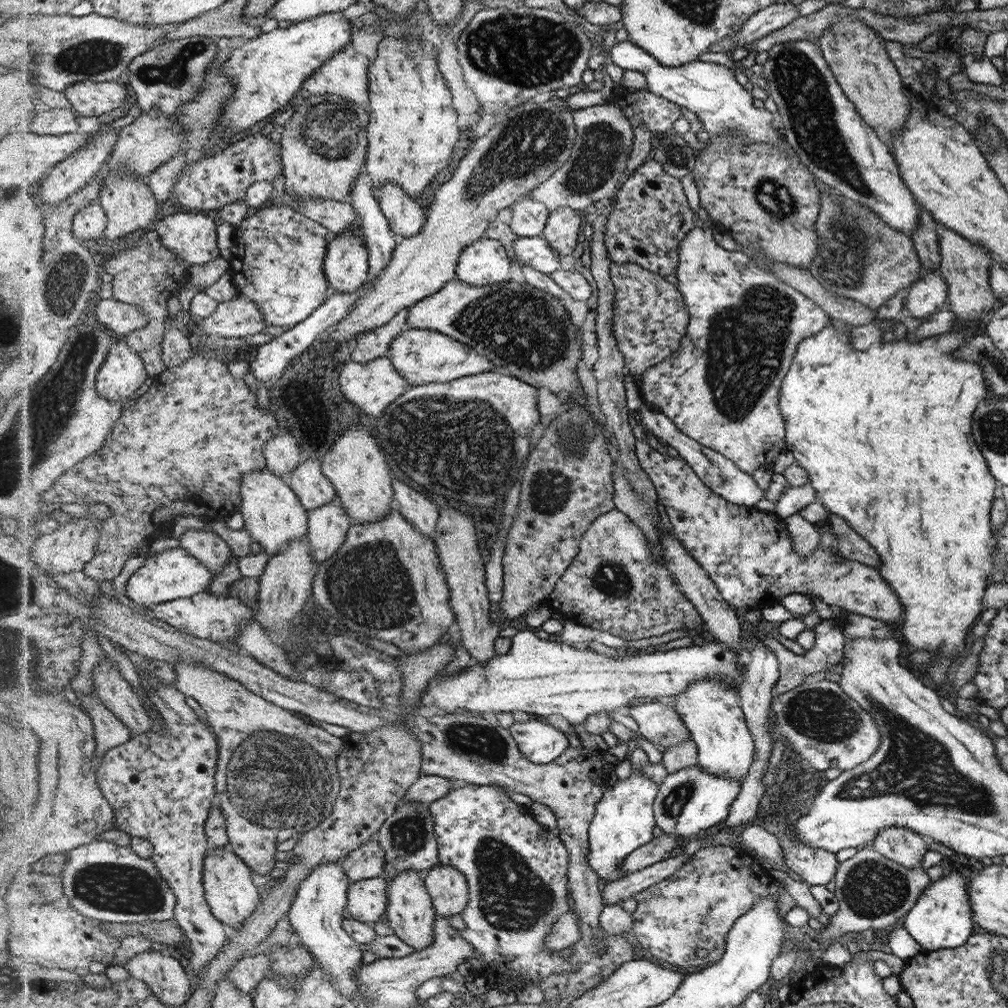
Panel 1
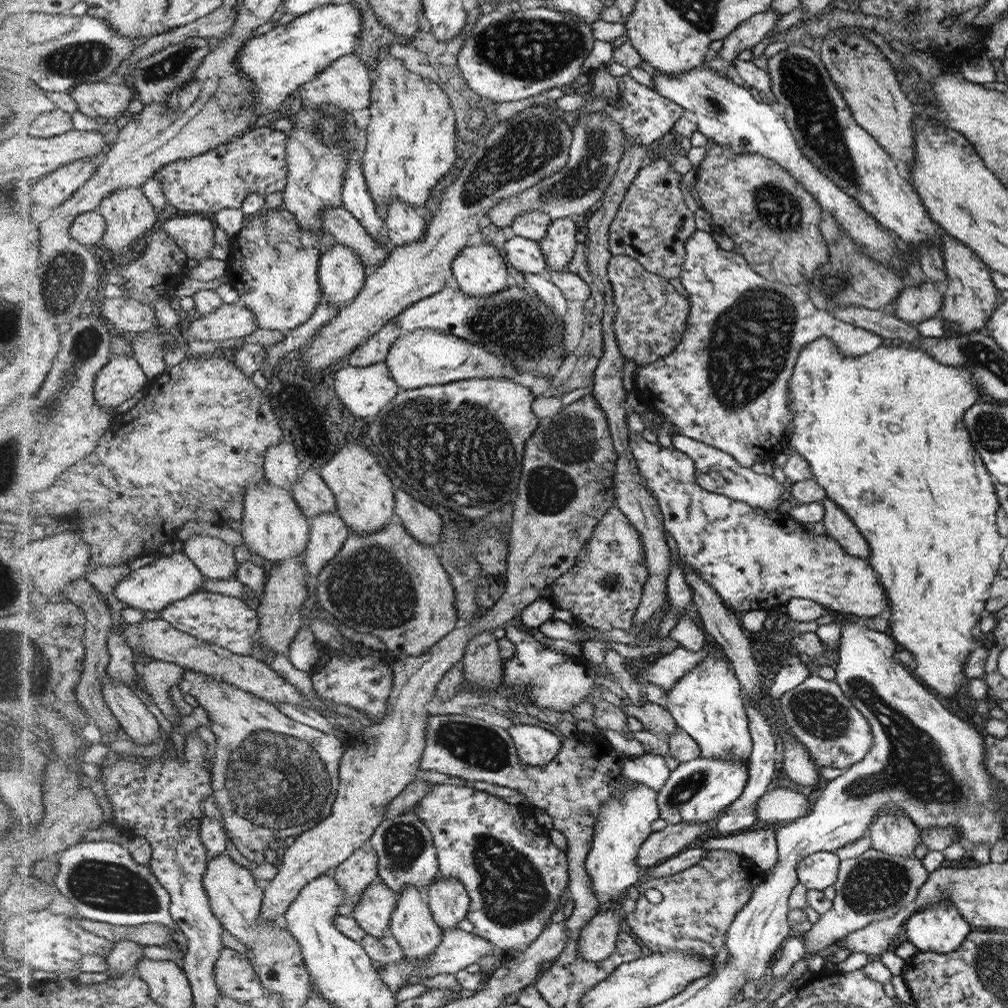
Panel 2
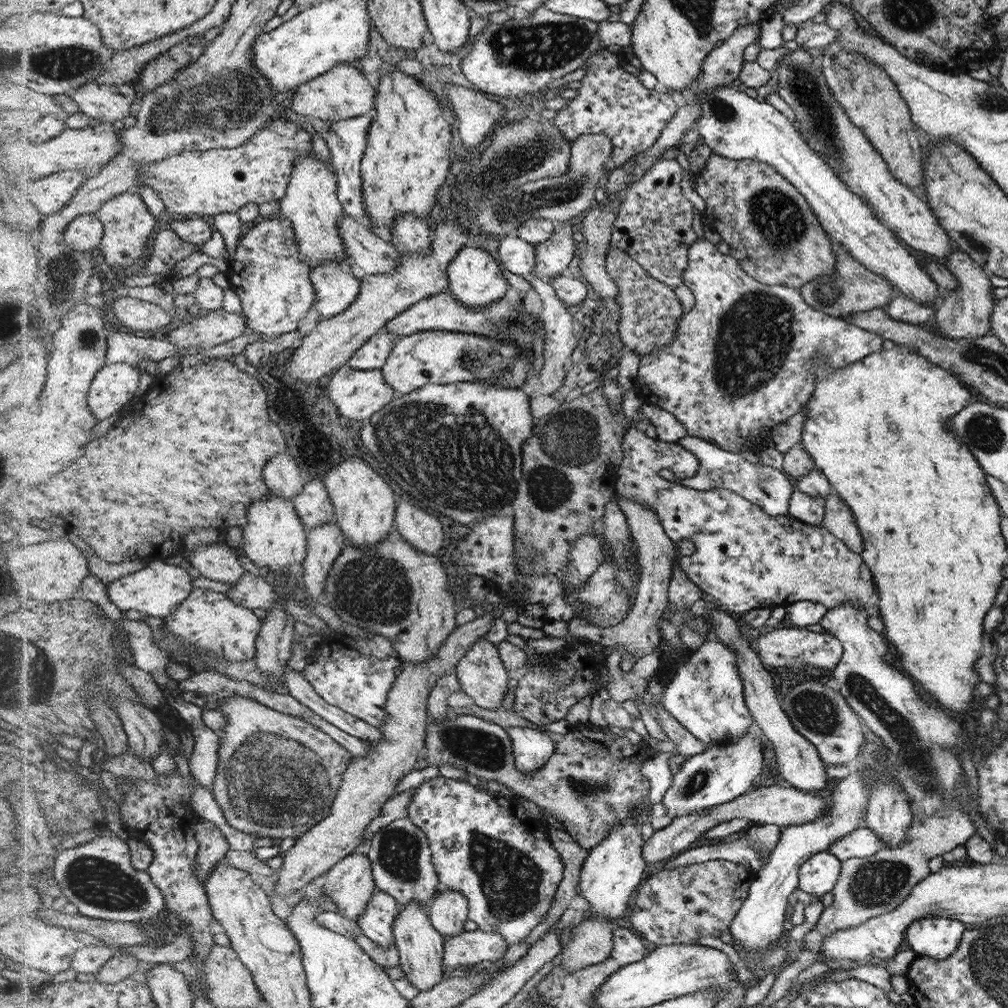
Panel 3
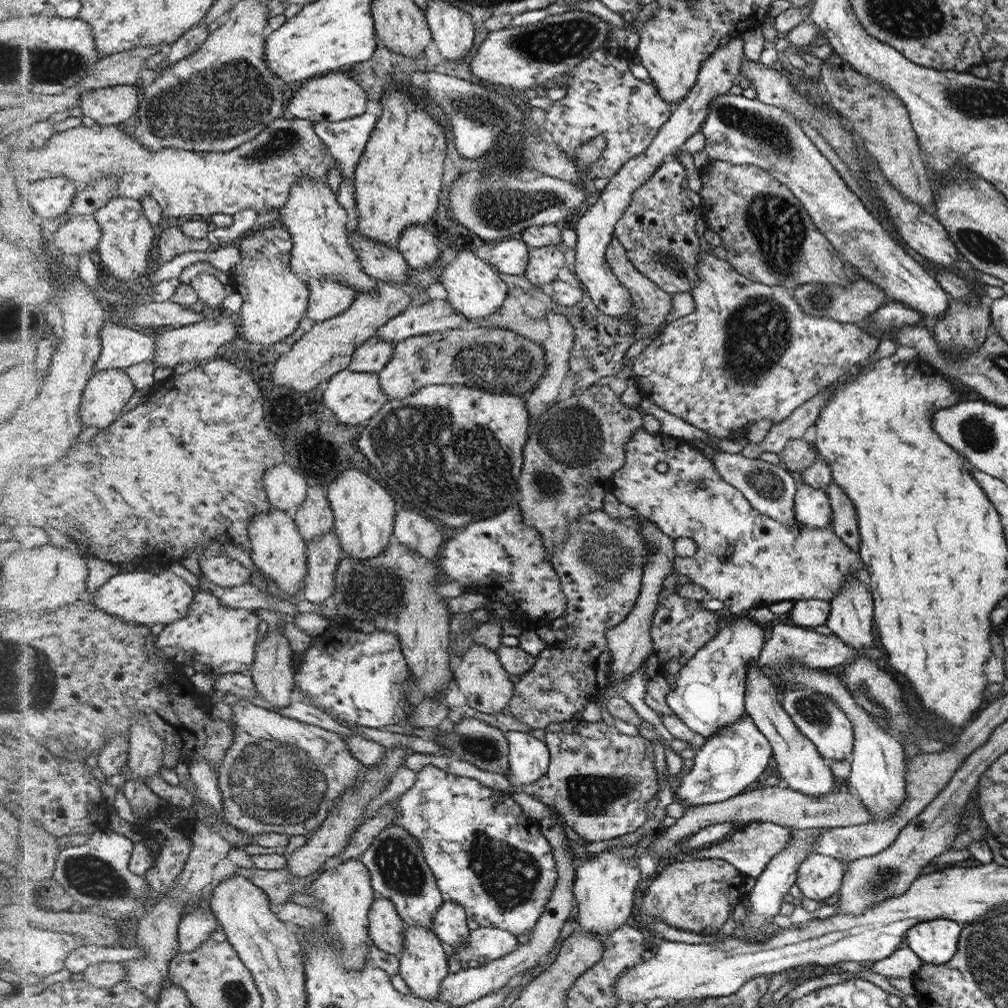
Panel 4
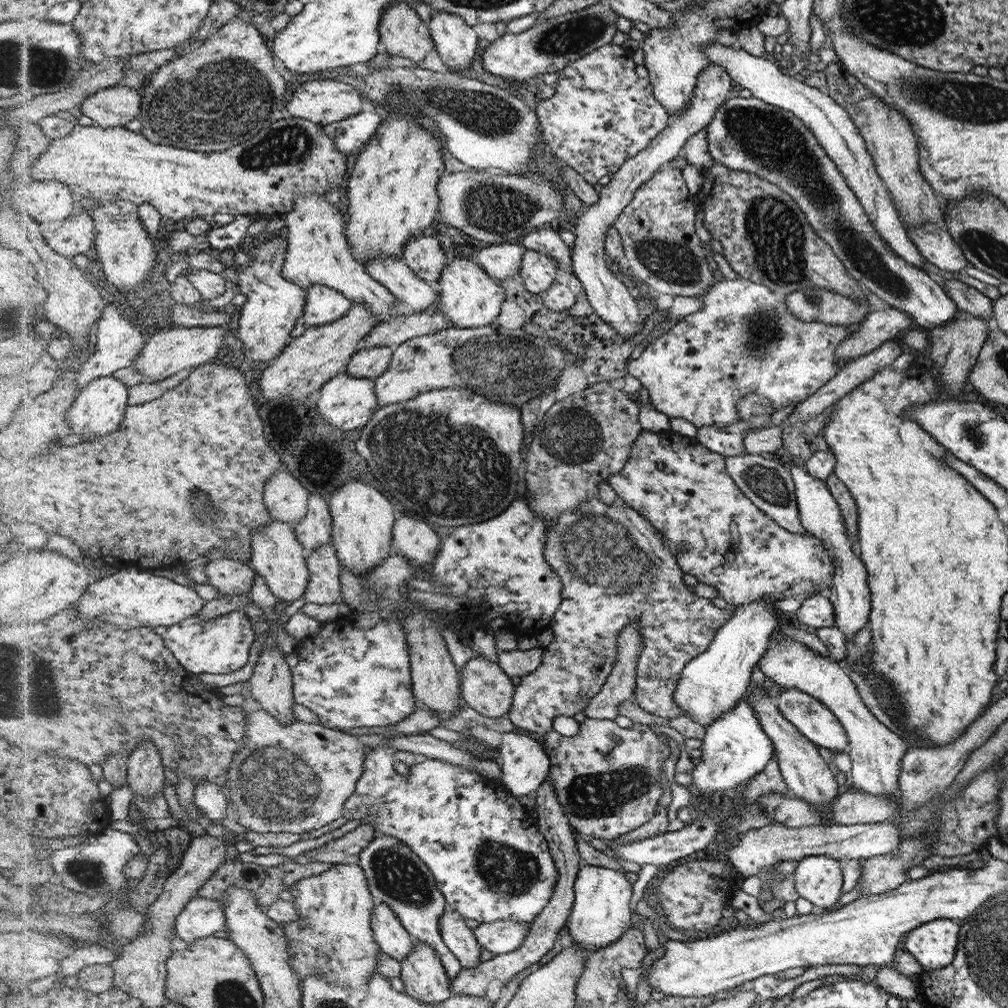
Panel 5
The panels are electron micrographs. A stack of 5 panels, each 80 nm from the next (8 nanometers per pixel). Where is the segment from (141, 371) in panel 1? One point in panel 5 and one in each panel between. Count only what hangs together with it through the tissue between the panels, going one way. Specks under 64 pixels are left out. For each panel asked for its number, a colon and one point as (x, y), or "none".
2: (123, 377)
3: (118, 384)
4: (110, 391)
5: (102, 406)

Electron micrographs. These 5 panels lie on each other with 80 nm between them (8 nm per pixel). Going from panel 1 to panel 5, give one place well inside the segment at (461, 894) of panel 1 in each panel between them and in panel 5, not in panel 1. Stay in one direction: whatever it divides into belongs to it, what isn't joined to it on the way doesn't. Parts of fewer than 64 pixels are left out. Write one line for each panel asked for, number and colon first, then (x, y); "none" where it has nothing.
2: (448, 899)
3: (448, 912)
4: (450, 922)
5: (458, 937)

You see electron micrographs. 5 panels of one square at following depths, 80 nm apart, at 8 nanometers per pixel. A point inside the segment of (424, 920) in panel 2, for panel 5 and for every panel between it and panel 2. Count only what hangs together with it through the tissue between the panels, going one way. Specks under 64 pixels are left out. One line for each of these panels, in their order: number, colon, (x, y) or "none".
3: (420, 945)
4: (423, 961)
5: (423, 974)

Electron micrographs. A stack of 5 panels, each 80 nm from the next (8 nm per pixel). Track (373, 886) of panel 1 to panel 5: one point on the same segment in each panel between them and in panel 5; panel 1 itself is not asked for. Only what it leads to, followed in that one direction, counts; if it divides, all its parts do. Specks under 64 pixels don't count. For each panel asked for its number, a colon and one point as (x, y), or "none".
2: (376, 905)
3: (377, 922)
4: (385, 926)
5: (393, 938)

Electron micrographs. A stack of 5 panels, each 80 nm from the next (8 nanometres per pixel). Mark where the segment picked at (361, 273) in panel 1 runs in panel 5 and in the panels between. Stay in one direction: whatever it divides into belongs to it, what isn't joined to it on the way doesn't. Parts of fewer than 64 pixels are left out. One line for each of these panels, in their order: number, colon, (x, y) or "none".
2: (342, 272)
3: (337, 284)
4: (329, 298)
5: (324, 305)

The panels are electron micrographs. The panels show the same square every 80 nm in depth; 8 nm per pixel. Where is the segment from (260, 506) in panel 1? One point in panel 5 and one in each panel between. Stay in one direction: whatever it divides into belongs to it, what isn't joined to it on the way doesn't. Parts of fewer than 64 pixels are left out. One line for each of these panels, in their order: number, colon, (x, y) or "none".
2: (274, 526)
3: (275, 536)
4: (277, 547)
5: (279, 557)

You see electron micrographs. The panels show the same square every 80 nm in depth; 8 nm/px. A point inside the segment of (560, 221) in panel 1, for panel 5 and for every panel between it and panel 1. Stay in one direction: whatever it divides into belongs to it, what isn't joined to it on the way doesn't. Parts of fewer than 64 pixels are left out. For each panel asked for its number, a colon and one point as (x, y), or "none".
2: (559, 245)
3: (552, 257)
4: (544, 262)
5: (538, 271)

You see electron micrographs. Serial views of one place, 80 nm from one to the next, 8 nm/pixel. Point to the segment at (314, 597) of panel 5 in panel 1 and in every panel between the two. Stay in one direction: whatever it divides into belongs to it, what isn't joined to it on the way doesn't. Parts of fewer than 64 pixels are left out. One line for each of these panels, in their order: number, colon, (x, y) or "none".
1: (328, 525)
2: (328, 531)
3: (326, 542)
4: (323, 554)

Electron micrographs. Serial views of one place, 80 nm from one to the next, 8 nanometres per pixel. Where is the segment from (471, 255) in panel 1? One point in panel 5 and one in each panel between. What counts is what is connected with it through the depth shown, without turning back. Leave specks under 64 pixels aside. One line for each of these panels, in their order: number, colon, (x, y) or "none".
2: (479, 270)
3: (476, 280)
4: (474, 289)
5: (470, 298)

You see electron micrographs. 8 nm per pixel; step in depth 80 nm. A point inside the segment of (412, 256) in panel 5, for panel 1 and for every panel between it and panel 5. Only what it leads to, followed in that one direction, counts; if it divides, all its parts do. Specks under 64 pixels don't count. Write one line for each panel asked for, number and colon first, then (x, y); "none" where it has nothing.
1: (404, 213)
2: (404, 225)
3: (410, 234)
4: (420, 248)

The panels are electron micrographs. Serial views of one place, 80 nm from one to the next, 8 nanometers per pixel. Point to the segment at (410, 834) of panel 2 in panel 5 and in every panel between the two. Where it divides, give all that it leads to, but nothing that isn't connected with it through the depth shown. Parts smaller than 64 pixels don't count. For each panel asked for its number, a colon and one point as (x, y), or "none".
3: (401, 856)
4: (396, 863)
5: (397, 877)

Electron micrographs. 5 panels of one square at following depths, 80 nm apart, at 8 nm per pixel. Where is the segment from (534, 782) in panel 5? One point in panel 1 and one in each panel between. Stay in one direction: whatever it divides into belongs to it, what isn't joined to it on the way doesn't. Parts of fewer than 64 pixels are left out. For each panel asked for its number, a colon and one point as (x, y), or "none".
1: (543, 743)
2: (536, 746)
3: (533, 748)
4: (529, 754)

